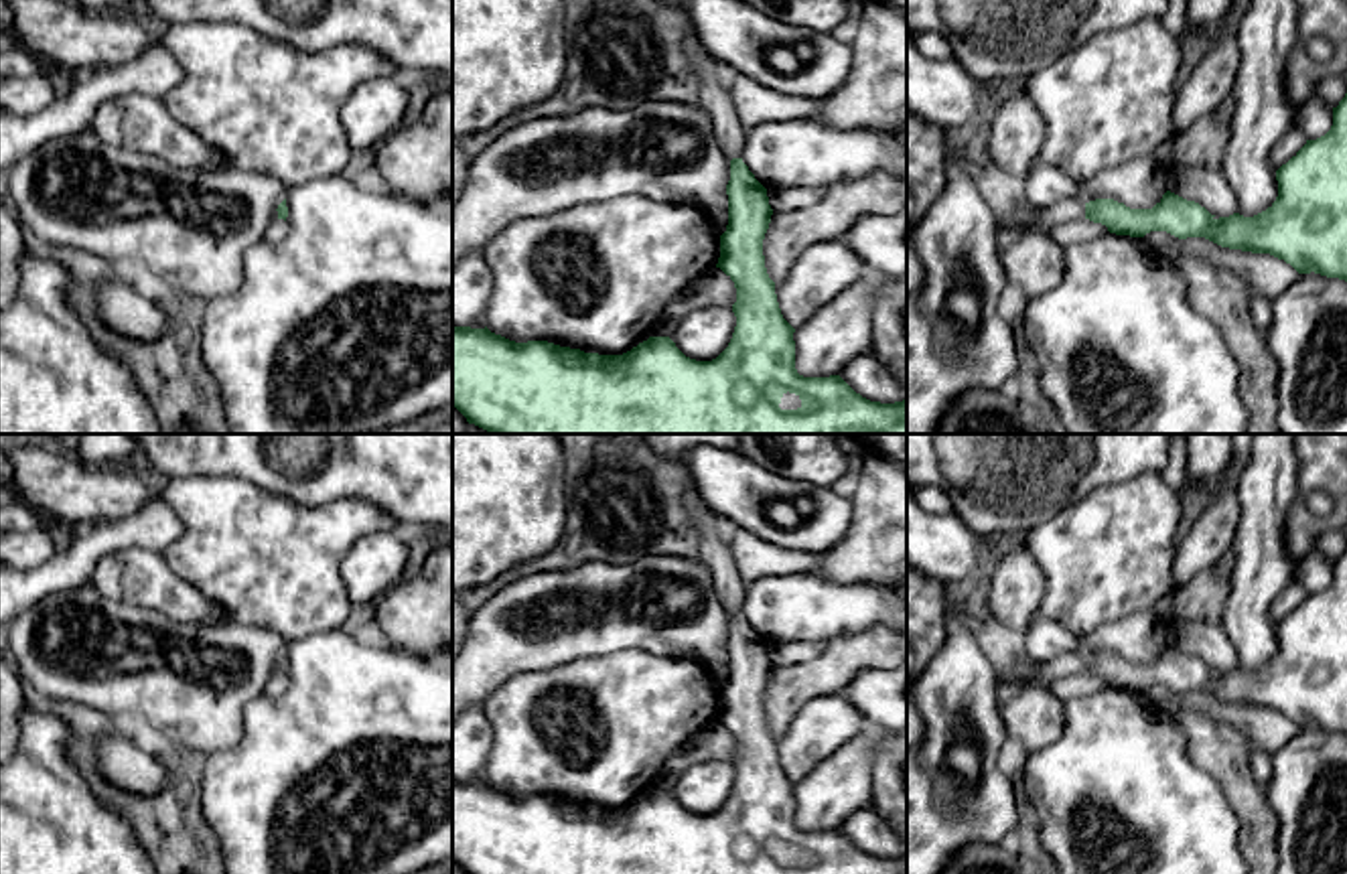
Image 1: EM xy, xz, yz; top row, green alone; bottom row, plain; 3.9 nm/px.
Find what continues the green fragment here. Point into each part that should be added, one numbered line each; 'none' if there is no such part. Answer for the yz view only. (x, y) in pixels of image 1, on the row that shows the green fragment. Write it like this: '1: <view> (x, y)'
1: yz (1072, 209)

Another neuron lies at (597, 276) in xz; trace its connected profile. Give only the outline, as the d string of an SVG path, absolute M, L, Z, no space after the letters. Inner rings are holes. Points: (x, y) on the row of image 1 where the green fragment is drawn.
M627 195L513 219L483 258L495 282L485 310L491 333L623 355L651 337L671 298L716 268L720 235L698 207Z

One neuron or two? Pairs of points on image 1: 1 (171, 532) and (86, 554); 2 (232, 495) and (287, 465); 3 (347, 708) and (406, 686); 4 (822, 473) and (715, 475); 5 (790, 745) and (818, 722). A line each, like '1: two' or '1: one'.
1: one
2: two
3: one
4: two
5: one

